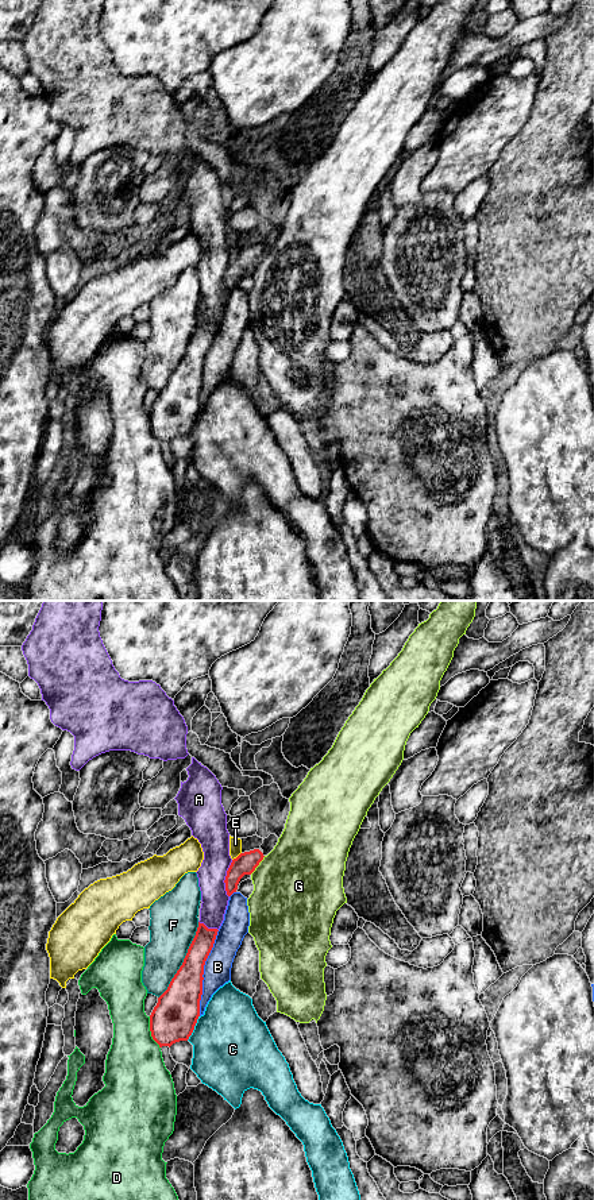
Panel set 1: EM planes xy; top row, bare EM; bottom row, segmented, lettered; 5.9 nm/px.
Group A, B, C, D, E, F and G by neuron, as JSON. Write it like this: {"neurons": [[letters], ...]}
{"neurons": [["A"], ["B"], ["C"], ["D"], ["E"], ["F"], ["G"]]}

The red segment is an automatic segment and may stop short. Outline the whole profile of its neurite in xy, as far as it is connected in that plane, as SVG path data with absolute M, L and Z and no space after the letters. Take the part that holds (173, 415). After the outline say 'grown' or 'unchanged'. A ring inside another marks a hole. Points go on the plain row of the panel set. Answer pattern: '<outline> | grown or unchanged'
M198 317L182 360L167 385L158 393L150 410L150 427L159 443L170 443L176 437L188 436L192 431L200 412L204 360L217 327Z | unchanged

